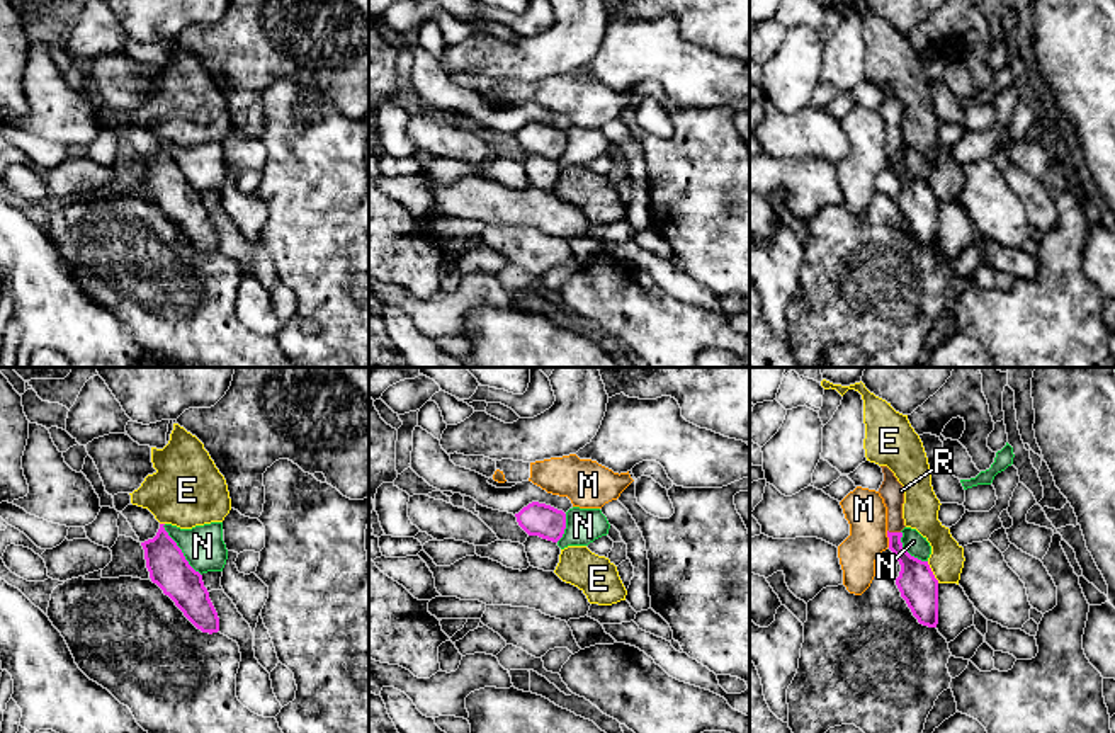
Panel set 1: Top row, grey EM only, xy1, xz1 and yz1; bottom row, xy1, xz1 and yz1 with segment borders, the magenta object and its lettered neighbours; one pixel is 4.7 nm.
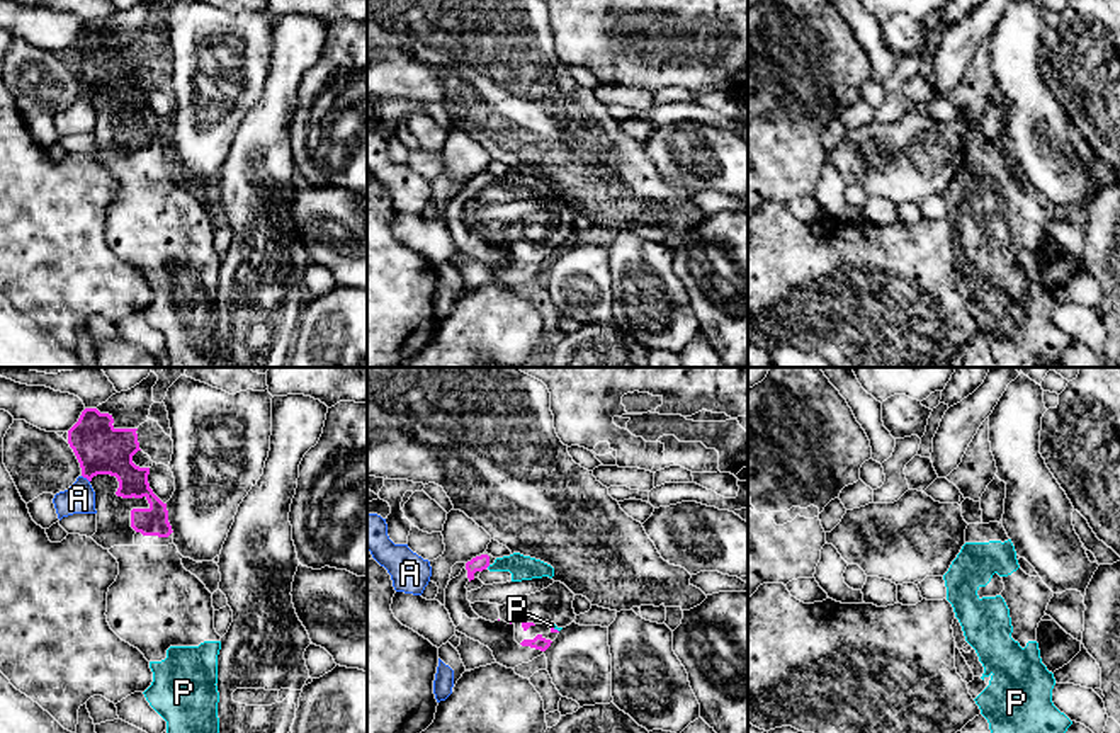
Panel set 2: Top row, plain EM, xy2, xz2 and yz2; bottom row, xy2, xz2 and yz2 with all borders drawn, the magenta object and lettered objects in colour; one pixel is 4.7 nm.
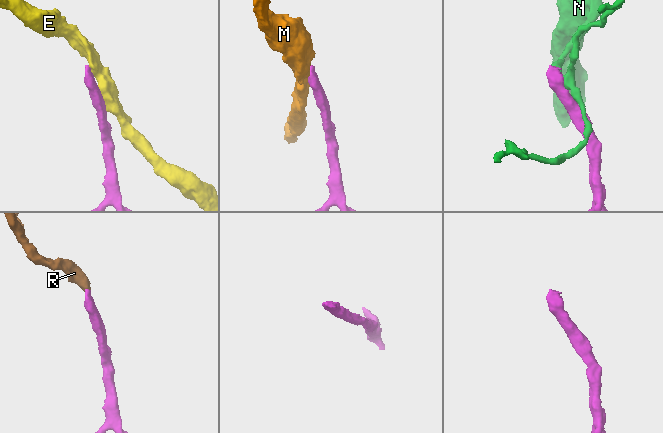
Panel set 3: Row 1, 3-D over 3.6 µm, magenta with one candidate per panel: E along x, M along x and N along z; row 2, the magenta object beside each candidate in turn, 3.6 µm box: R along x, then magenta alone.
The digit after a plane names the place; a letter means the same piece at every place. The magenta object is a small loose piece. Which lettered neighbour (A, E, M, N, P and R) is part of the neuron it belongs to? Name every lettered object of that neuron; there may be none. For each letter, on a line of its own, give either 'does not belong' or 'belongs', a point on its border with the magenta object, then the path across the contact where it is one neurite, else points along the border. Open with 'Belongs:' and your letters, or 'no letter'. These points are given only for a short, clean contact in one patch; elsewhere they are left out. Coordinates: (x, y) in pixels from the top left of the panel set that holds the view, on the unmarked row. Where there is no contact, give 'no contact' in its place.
Belongs: P, R
A: does not belong; meets magenta in xy2 at (85, 96)
E: does not belong; meets magenta in yz1 at (932, 191)
M: does not belong; meets magenta in yz1 at (889, 159); border along yz1 (886, 150), (889, 165)
N: does not belong; meets magenta in xy1 at (181, 169); border along xy1 (164, 143), (164, 148), (184, 177), (201, 194)
P: belongs; meets magenta in xz2 at (553, 247)
R: belongs; meets magenta in yz1 at (894, 152); runs through yz1 (916, 199), (894, 164), (894, 152), (894, 116), (891, 109)

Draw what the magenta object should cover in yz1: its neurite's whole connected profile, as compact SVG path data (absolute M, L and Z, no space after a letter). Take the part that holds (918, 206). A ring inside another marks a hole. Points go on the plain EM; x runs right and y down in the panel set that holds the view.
M887 85L880 87L884 100L879 112L887 126L889 168L896 173L901 184L896 204L918 241L928 247L937 247L938 199L935 197L928 180L911 175L903 167L901 150L906 146L903 138L904 107Z

